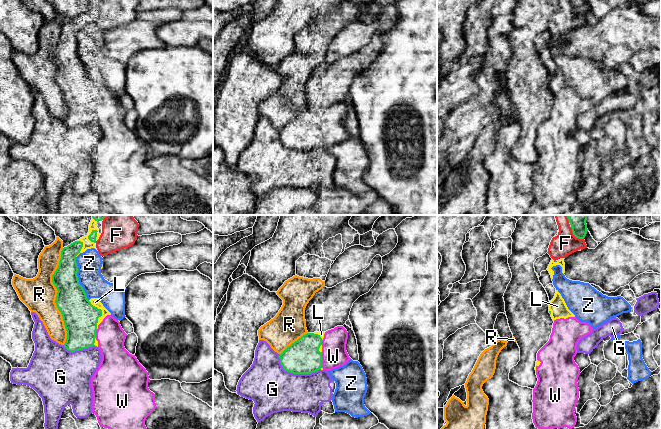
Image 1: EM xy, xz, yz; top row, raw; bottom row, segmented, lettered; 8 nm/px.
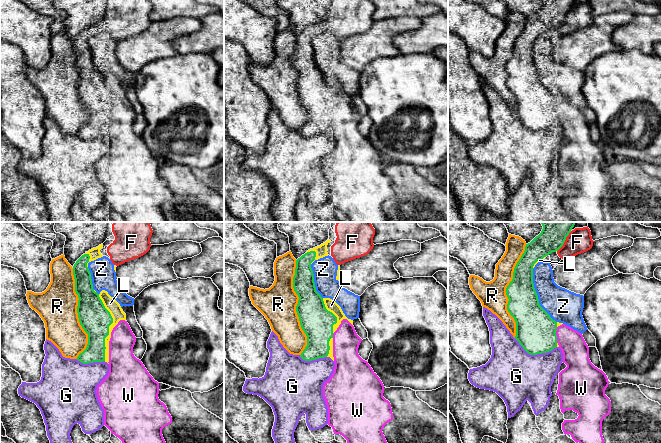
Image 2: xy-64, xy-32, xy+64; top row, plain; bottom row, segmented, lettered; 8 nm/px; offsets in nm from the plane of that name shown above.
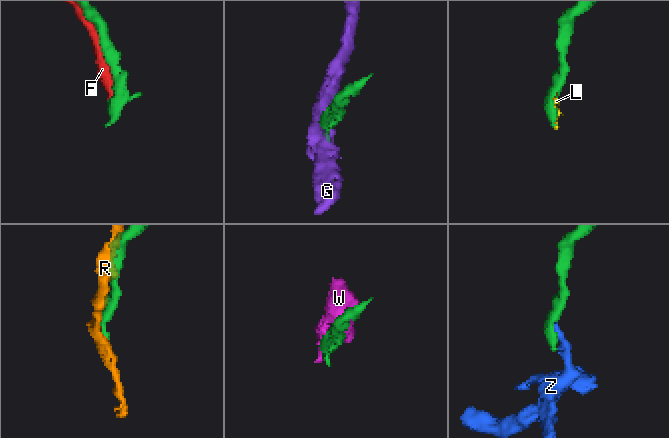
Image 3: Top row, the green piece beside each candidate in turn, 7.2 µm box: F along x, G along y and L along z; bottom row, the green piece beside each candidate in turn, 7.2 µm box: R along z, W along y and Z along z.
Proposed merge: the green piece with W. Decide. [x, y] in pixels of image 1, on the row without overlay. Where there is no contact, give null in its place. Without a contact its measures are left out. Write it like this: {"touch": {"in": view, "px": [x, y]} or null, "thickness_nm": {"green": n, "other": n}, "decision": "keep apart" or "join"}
{"touch": {"in": "xz", "px": [321, 136]}, "thickness_nm": {"green": 280, "other": 200}, "decision": "join"}

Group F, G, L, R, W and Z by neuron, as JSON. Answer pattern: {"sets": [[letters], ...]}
{"sets": [["F", "Z"], ["G"], ["L"], ["R"], ["W"]]}

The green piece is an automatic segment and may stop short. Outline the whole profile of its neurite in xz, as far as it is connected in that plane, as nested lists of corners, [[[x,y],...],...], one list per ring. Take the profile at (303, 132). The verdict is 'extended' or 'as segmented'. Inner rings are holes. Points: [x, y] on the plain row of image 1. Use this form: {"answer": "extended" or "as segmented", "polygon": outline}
{"answer": "extended", "polygon": [[[343,102],[328,106],[322,115],[320,111],[307,109],[279,130],[283,145],[293,150],[311,150],[320,146],[329,147],[345,141],[350,133],[346,127],[348,108]]]}

